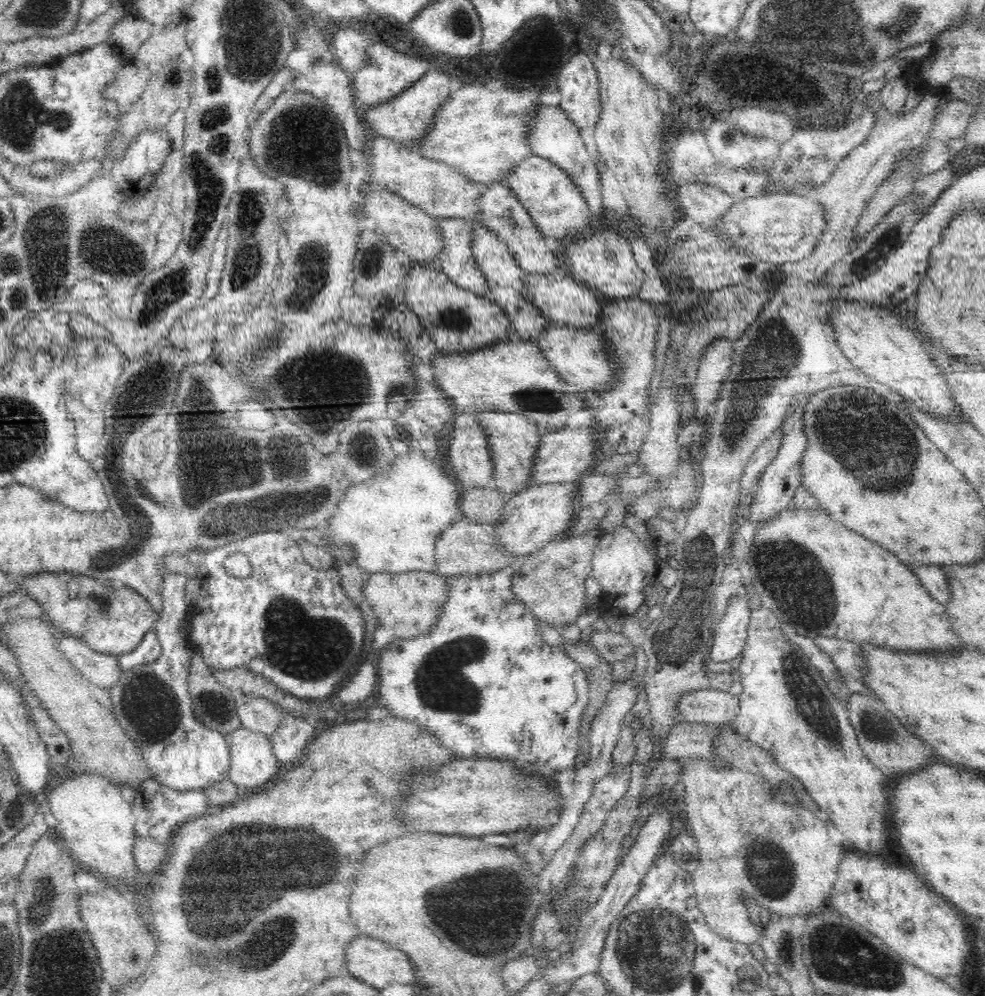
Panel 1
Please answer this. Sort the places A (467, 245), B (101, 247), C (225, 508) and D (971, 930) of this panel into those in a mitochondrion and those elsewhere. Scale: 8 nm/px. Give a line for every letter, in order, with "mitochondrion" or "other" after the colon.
A: other
B: mitochondrion
C: mitochondrion
D: other

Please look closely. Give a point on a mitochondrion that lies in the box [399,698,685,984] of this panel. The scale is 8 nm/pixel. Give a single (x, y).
(464, 911)

